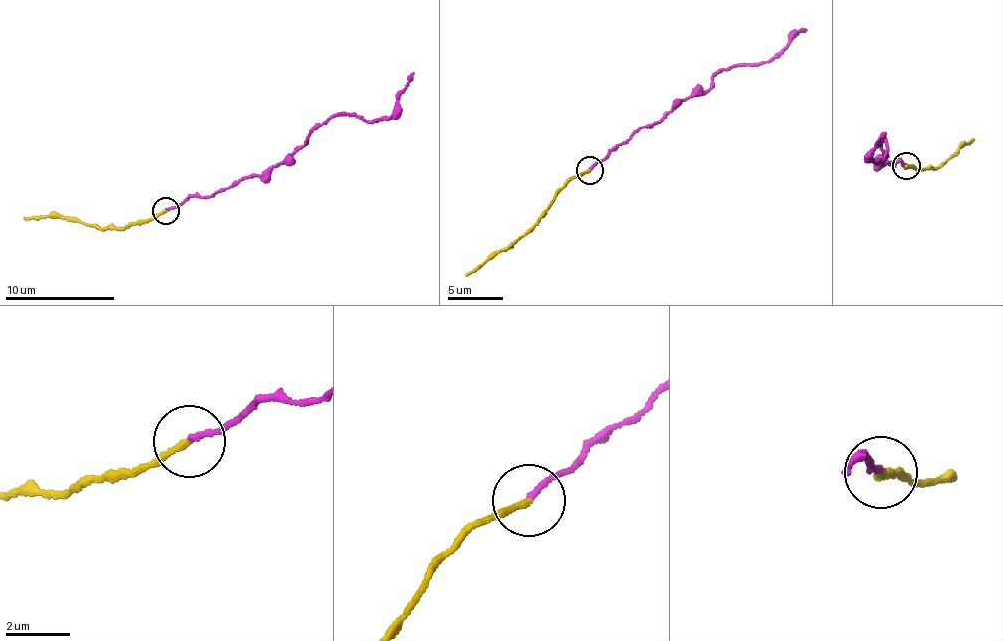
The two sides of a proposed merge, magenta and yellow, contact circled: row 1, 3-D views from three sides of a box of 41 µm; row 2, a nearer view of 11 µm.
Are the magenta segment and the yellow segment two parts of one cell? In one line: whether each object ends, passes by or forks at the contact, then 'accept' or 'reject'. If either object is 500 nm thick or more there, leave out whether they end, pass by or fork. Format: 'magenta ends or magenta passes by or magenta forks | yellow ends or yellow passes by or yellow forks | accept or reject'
magenta ends | yellow ends | reject

